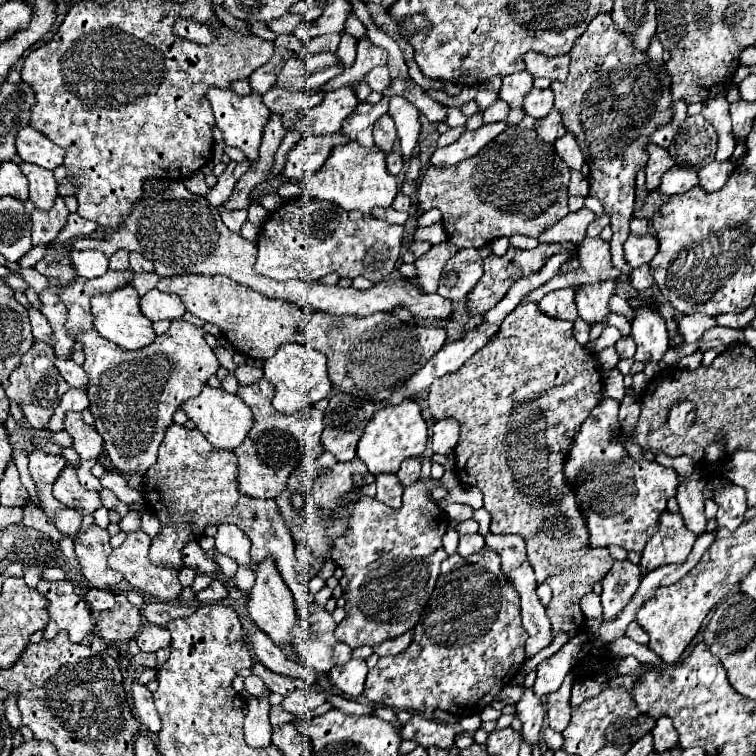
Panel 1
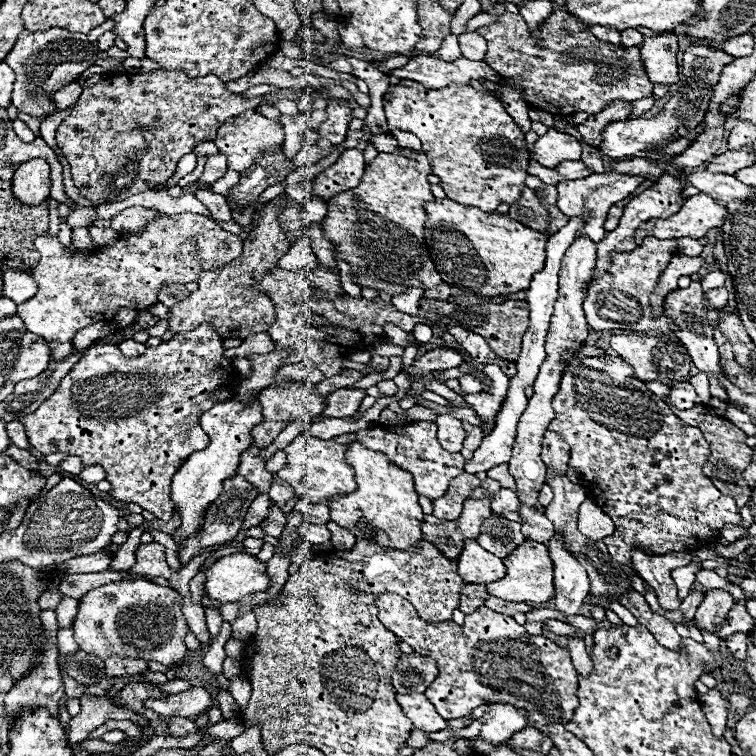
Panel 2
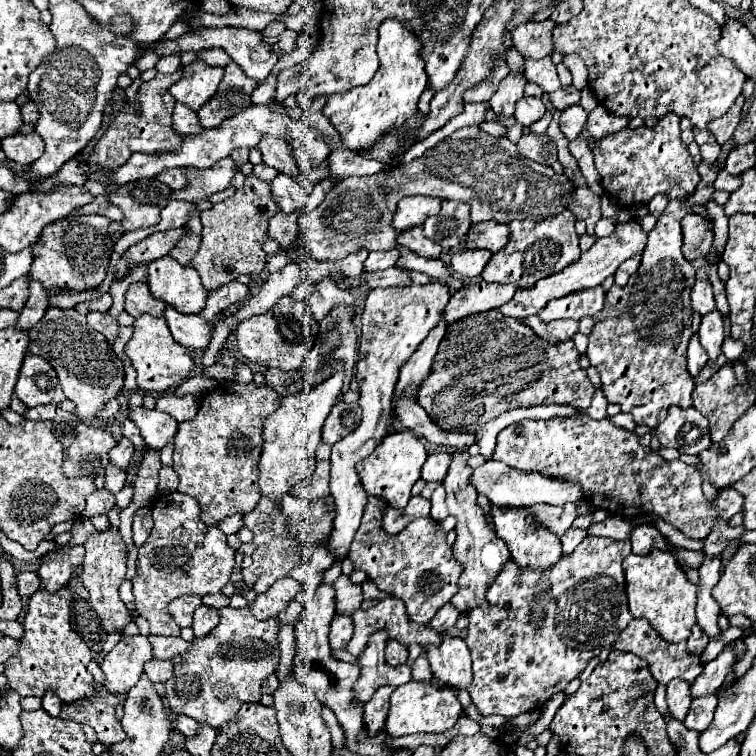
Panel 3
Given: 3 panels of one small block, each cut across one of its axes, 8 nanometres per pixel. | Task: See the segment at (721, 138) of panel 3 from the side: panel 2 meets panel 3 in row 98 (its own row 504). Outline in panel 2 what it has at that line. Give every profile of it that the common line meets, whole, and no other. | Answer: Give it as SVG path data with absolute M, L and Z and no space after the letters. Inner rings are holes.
M698 406L698 408L690 408L690 410L676 410L676 408L672 408L672 410L674 410L676 416L680 416L686 424L692 424L694 428L700 428L700 430L702 430L702 434L704 434L706 440L710 442L710 450L712 450L708 462L704 464L704 474L714 482L714 486L716 486L722 494L734 498L734 500L736 500L736 506L742 508L742 506L750 500L750 488L748 488L748 484L744 482L742 472L744 472L744 468L752 462L752 454L754 454L754 450L744 444L746 434L744 434L740 428L736 428L730 420L720 418L720 416L716 416L716 414L710 414L710 408L708 408L708 406Z

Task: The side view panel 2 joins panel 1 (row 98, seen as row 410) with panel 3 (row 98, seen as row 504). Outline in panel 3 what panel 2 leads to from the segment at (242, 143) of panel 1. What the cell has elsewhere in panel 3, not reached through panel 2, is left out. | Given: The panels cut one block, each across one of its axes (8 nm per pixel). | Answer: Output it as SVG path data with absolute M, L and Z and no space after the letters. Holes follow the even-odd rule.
M196 60L184 66L184 74L170 88L170 94L178 102L190 106L196 112L200 110L200 106L204 106L204 102L208 102L208 98L212 98L212 94L216 94L222 76L224 76L224 68L208 66L206 62Z

